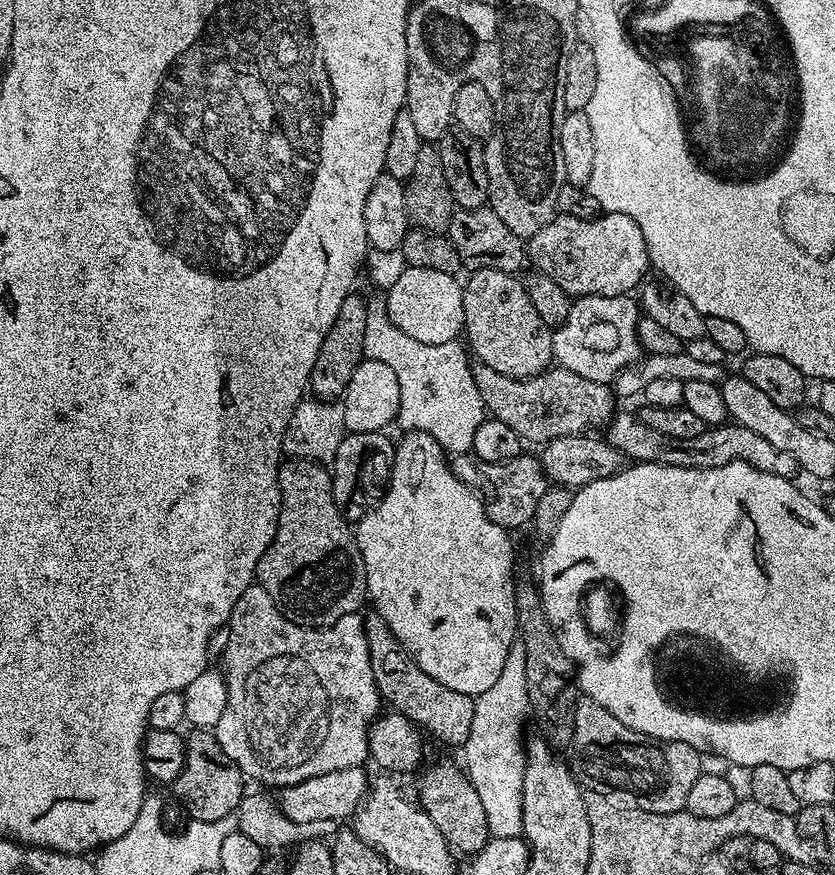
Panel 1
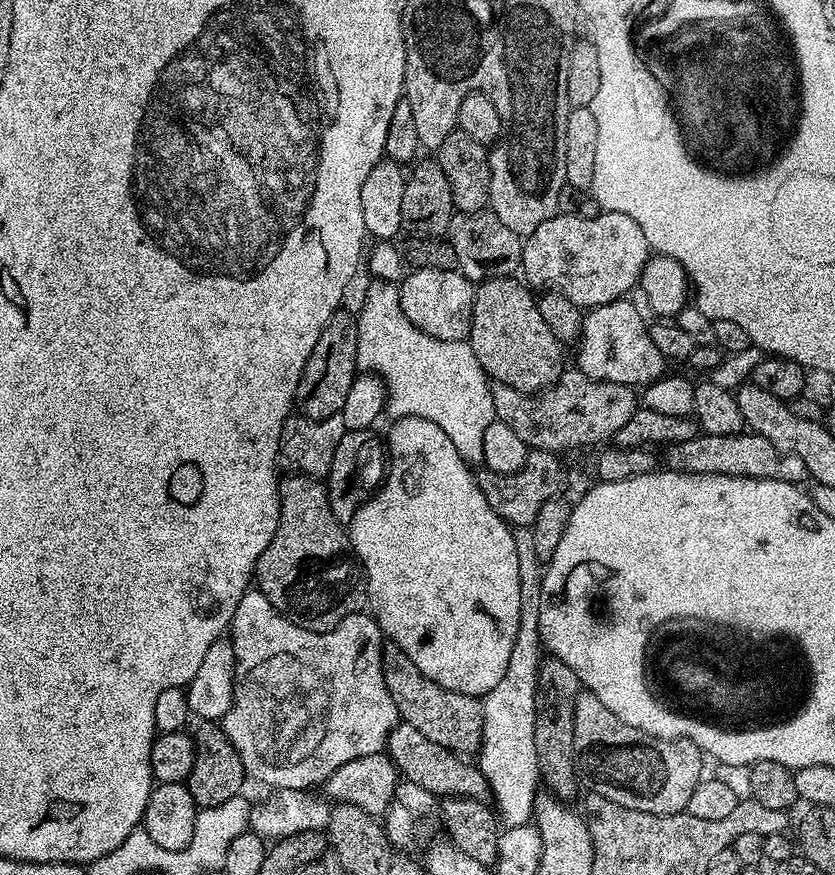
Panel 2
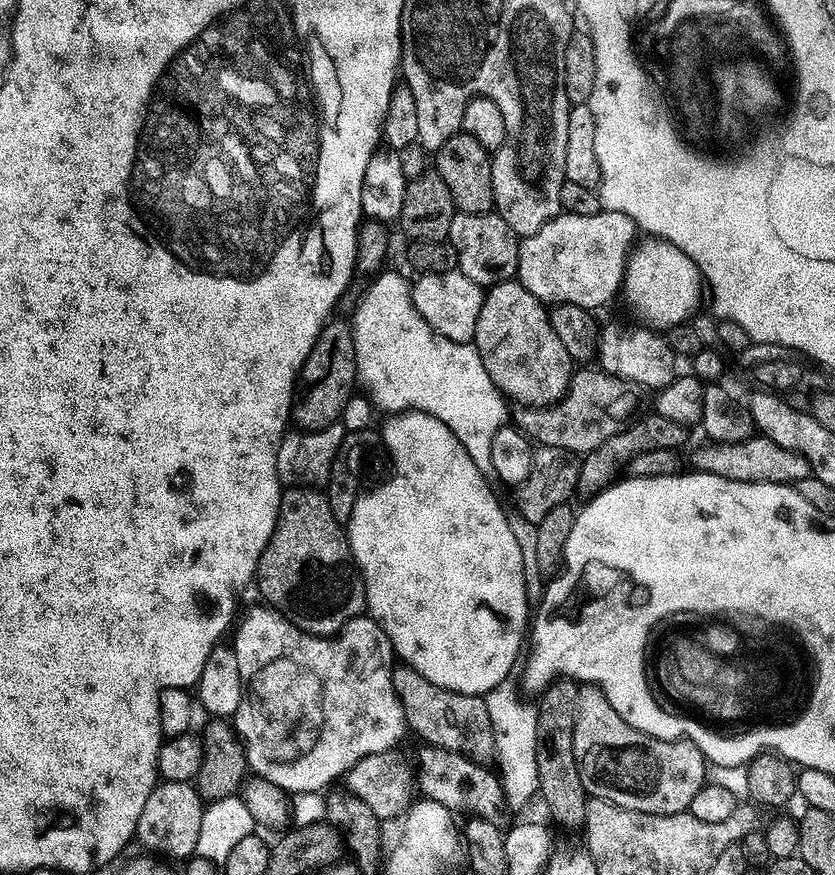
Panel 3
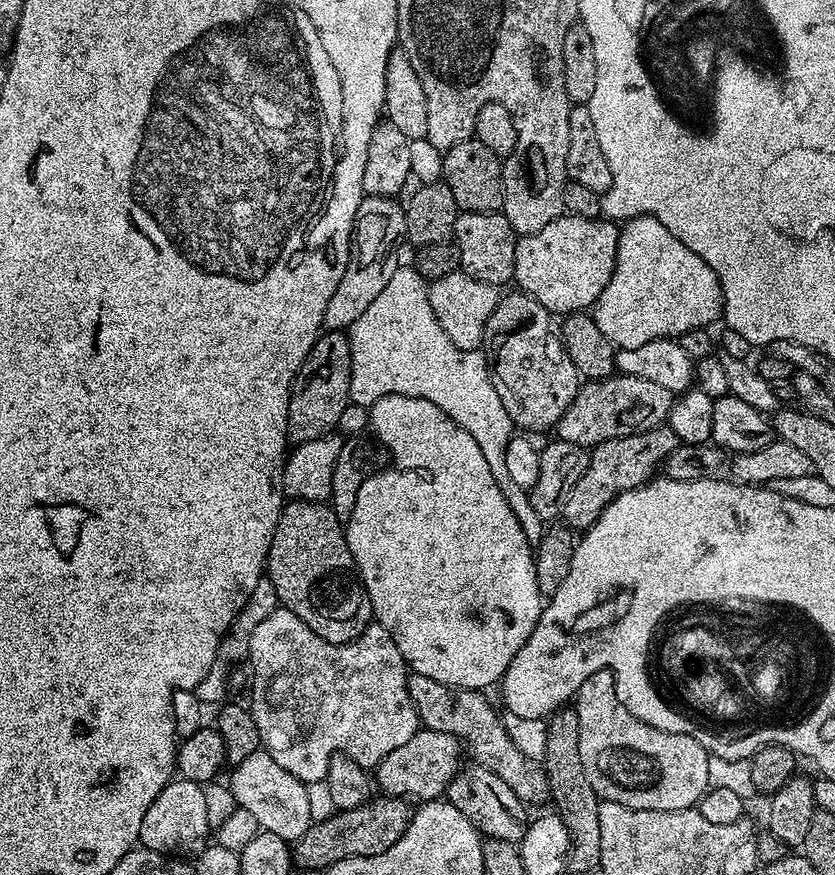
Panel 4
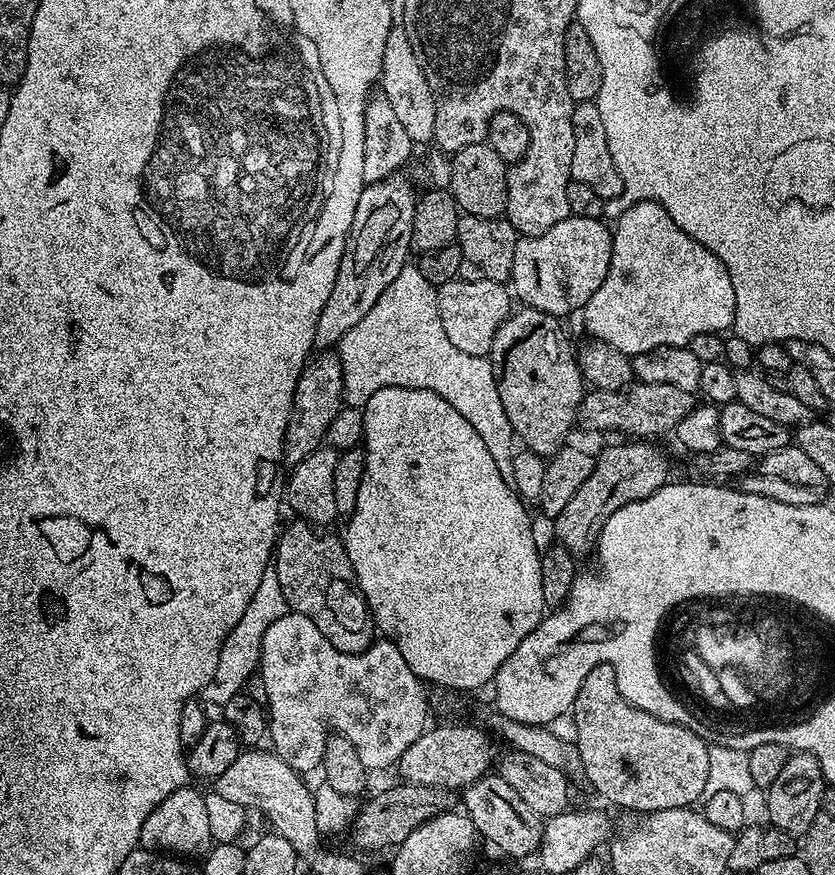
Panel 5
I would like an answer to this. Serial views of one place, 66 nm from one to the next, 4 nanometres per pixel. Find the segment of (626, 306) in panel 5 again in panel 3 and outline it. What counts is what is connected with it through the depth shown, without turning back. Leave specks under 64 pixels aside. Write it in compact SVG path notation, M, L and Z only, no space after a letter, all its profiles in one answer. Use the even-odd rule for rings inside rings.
M644 238L628 253L622 298L636 311L640 324L652 330L669 330L689 323L697 315L702 277L698 266L678 246L659 238Z

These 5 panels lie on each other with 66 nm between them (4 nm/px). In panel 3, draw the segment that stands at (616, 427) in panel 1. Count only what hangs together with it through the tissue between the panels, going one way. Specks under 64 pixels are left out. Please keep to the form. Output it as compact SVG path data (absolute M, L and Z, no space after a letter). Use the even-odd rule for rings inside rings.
M753 436L741 443L705 443L705 448L697 450L692 460L695 469L706 474L718 474L731 481L766 482L767 484L795 484L811 475L809 462L802 454L788 447L779 446L761 436Z

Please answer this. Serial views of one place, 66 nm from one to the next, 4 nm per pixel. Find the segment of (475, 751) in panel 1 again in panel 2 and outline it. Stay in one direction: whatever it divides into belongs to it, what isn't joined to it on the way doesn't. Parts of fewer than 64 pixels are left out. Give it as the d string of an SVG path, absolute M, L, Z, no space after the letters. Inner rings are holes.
M531 527L512 528L514 538L514 550L518 550L518 582L520 583L520 629L514 638L514 650L510 650L510 662L506 666L506 674L494 690L490 690L482 698L482 711L484 721L480 727L480 751L478 753L478 767L480 773L486 778L491 799L496 799L495 811L499 819L507 827L517 828L529 823L534 816L534 803L538 795L538 785L541 783L540 767L538 766L538 754L534 750L534 718L536 717L536 677L538 667L541 665L540 652L540 595L542 594L542 563L534 552L534 534Z

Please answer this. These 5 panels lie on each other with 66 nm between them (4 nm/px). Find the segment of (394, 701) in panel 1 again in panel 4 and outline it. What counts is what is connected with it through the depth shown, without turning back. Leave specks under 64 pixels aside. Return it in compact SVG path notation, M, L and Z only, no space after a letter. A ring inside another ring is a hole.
M415 674L408 677L408 693L414 702L416 712L420 715L420 723L430 730L438 730L450 734L460 741L461 745L473 756L479 767L490 770L514 790L521 805L540 804L549 799L548 779L543 767L535 759L521 754L504 729L503 719L492 709L483 691L474 688L448 688L442 682L434 682L434 678L426 678Z

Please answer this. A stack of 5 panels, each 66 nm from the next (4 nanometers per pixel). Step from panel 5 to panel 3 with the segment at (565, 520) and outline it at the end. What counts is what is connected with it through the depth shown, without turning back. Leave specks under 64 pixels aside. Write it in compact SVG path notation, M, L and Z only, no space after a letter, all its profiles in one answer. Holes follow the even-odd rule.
M655 414L642 416L618 434L614 434L614 438L606 438L606 442L602 442L602 446L598 446L580 460L580 473L576 483L576 492L579 495L582 494L584 498L591 498L596 493L604 491L605 488L616 483L621 475L620 467L628 466L640 454L646 454L648 450L683 449L682 446L687 442L689 432L685 425L670 422L670 418L662 418Z

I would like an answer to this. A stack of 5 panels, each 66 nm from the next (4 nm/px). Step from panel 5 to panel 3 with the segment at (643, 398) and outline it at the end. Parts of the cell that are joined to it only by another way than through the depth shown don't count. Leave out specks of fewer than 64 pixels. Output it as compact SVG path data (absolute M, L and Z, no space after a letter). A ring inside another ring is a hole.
M584 366L573 371L568 393L552 407L521 407L518 427L537 445L558 446L567 452L587 454L602 446L606 438L614 438L614 434L633 423L640 395L641 389L634 382L601 372L592 366Z

